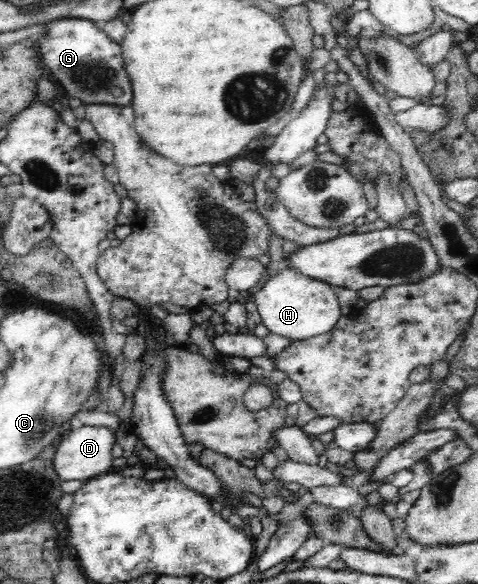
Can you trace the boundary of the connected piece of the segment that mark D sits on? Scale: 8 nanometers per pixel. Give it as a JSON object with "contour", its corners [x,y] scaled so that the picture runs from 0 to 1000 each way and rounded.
{"contour":[[[176,728],[176,731],[146,735],[144,741],[130,747],[113,781],[111,801],[130,825],[155,824],[155,820],[178,825],[188,817],[205,817],[213,810],[226,810],[230,803],[238,801],[232,769],[241,759],[245,759],[243,747],[228,731]]]}

